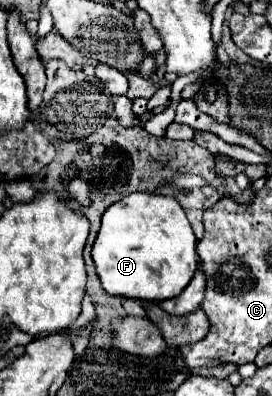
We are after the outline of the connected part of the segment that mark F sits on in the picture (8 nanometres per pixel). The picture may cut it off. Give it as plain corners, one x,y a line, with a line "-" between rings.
130,193
102,215
102,227
92,245
92,259
108,293
142,301
164,301
180,295
196,273
196,235
176,199

